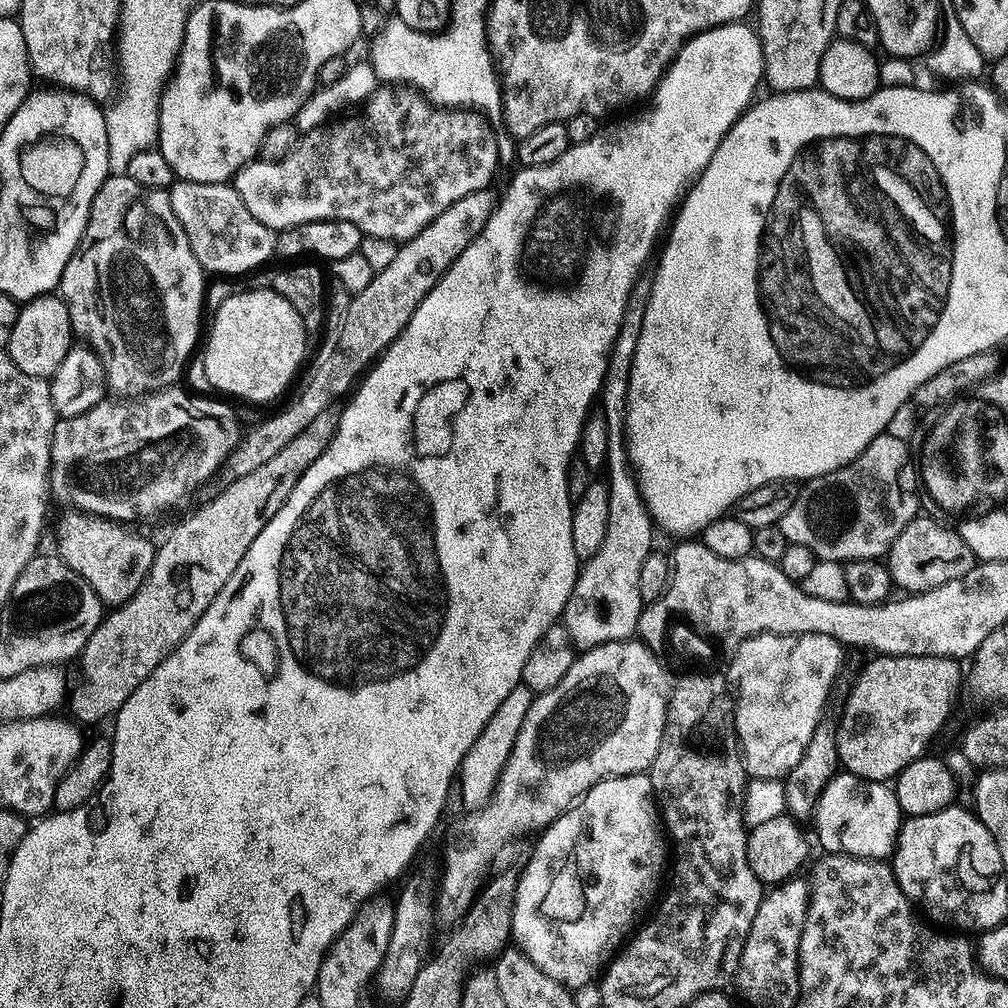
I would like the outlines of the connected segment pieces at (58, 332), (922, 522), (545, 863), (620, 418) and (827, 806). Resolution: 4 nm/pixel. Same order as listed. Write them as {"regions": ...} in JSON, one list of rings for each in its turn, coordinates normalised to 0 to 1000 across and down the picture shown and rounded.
{"regions":[[[[49,292],[36,295],[20,306],[6,348],[18,363],[18,367],[31,373],[50,375],[56,370],[62,355],[65,355],[72,341],[71,316],[68,315],[66,301],[59,293]]],[[[909,512],[885,536],[879,549],[879,561],[884,576],[899,581],[902,588],[921,586],[953,572],[970,558],[965,547],[948,526],[930,519],[922,512]]],[[[630,766],[620,770],[602,770],[597,776],[590,778],[578,792],[572,794],[563,806],[559,806],[549,817],[544,818],[535,826],[536,834],[533,835],[528,850],[523,850],[520,863],[516,867],[512,894],[508,904],[508,929],[511,934],[514,933],[512,935],[516,942],[520,943],[532,958],[539,962],[543,968],[559,976],[561,980],[570,982],[578,976],[588,975],[596,967],[597,961],[606,953],[609,945],[620,936],[621,930],[628,924],[629,918],[632,916],[632,914],[630,915],[631,908],[638,903],[639,896],[647,888],[649,888],[648,890],[652,888],[657,877],[657,870],[661,865],[661,845],[659,849],[661,829],[653,816],[652,806],[653,799],[648,790],[646,769]]],[[[636,273],[623,294],[617,323],[603,356],[599,382],[593,394],[594,408],[601,415],[601,446],[603,458],[601,483],[603,486],[603,513],[601,530],[594,546],[578,559],[571,572],[571,580],[560,602],[558,618],[572,644],[582,645],[607,637],[622,635],[634,624],[637,596],[633,589],[634,566],[637,558],[649,546],[647,524],[649,517],[635,489],[627,457],[623,455],[623,388],[625,371],[629,363],[629,351],[633,347],[633,335],[637,331],[637,319],[641,315],[641,304],[647,291],[648,275]]],[[[834,765],[826,769],[814,781],[809,792],[810,829],[813,832],[816,844],[821,847],[877,851],[886,844],[889,830],[895,816],[895,807],[889,795],[888,785],[880,777],[871,774],[856,774],[843,766]]]]}

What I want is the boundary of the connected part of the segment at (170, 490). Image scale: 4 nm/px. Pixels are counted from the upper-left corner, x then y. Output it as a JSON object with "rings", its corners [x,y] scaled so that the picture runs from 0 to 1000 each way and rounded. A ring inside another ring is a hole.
{"rings":[[[168,383],[153,389],[139,390],[137,393],[115,395],[119,397],[110,397],[104,395],[98,397],[97,400],[76,413],[65,413],[57,416],[52,432],[52,467],[50,469],[50,480],[60,492],[64,492],[68,496],[68,501],[74,502],[78,507],[85,508],[93,512],[106,512],[108,516],[116,518],[131,518],[127,516],[147,516],[155,513],[159,508],[169,506],[181,499],[183,494],[192,489],[198,482],[202,481],[219,462],[223,455],[227,455],[231,448],[226,444],[225,430],[221,426],[214,424],[213,418],[203,420],[203,417],[194,417],[188,415],[185,409],[185,405],[190,405],[187,401],[188,390],[179,383]]]}

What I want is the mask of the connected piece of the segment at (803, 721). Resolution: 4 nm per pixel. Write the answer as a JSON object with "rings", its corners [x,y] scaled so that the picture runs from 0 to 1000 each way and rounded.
{"rings":[[[753,627],[743,635],[737,635],[725,648],[726,660],[720,666],[721,674],[730,682],[728,686],[728,713],[730,733],[738,751],[738,763],[743,771],[770,773],[781,771],[792,760],[800,740],[810,723],[814,721],[813,709],[821,698],[825,678],[833,667],[835,640],[819,629],[795,627]]]}

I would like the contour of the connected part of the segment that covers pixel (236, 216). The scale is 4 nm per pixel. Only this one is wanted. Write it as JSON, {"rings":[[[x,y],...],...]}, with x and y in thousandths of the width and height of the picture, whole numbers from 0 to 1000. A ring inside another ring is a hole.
{"rings":[[[176,178],[166,188],[166,192],[181,228],[185,228],[188,246],[203,271],[223,270],[226,274],[234,274],[264,261],[270,250],[272,254],[275,249],[275,231],[268,226],[260,228],[261,221],[244,208],[244,200],[240,200],[229,182],[201,183]]]}

